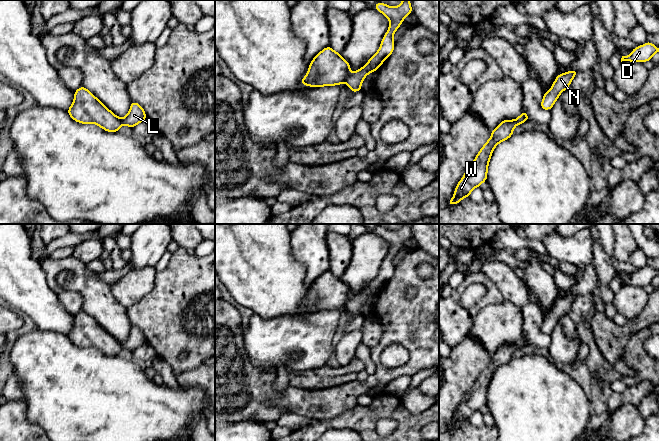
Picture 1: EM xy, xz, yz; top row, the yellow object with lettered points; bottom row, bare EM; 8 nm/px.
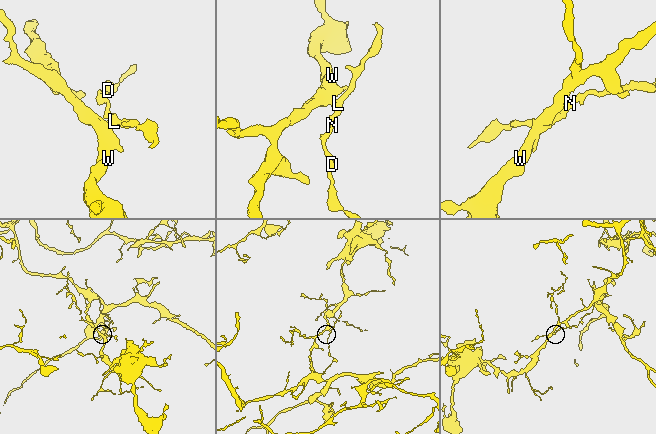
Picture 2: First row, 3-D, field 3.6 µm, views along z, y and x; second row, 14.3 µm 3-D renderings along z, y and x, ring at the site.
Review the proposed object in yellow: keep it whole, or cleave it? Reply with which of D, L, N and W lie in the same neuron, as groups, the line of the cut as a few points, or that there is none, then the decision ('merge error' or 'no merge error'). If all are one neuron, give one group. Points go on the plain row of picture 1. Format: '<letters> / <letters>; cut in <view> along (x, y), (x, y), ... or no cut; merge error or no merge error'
D L N / W; cut in xz along (350, 298), (344, 305); merge error

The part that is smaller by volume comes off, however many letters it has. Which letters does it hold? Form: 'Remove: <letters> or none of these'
Remove: D, L, N

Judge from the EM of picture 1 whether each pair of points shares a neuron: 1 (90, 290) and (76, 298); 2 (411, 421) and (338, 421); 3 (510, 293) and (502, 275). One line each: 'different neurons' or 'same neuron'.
1: different neurons
2: same neuron
3: same neuron

